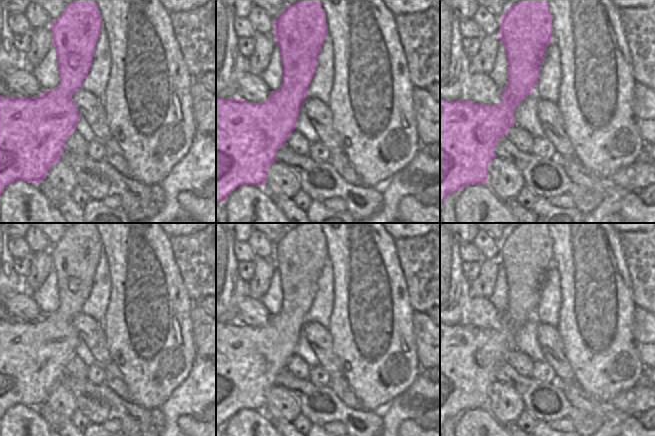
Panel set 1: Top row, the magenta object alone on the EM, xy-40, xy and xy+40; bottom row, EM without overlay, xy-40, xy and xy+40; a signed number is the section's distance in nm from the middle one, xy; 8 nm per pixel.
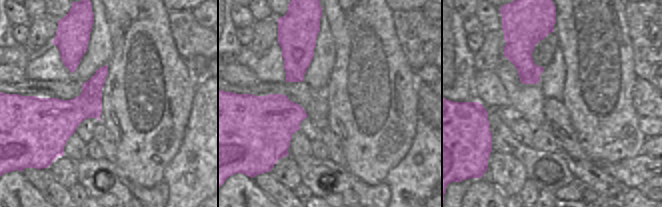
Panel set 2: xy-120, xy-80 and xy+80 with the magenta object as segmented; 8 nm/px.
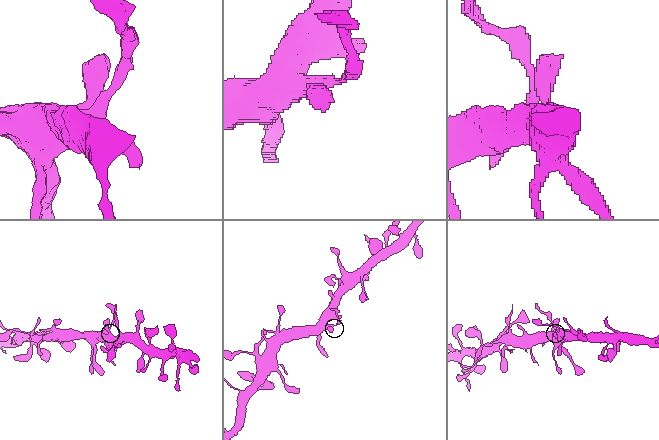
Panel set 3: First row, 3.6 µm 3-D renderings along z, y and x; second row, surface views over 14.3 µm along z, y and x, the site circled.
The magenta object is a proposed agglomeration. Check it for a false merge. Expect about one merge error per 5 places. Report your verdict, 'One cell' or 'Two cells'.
One cell.

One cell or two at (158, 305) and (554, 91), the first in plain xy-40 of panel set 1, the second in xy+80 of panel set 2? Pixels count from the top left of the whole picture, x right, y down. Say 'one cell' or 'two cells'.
two cells

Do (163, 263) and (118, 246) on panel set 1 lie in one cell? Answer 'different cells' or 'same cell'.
same cell

